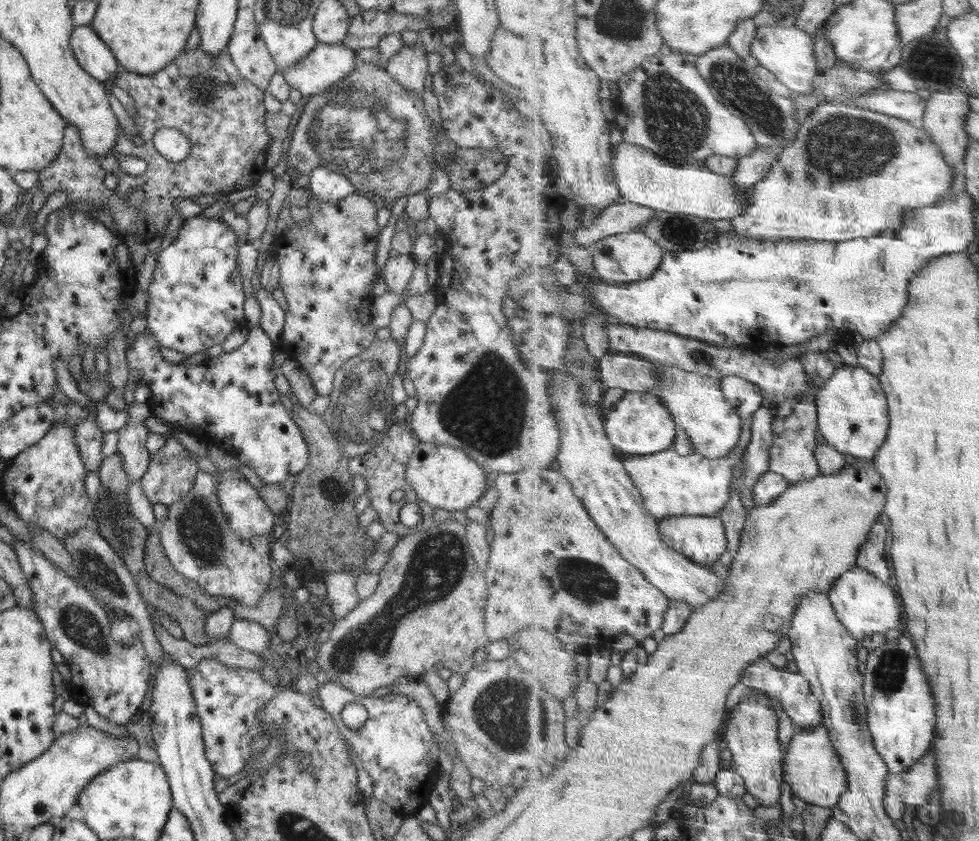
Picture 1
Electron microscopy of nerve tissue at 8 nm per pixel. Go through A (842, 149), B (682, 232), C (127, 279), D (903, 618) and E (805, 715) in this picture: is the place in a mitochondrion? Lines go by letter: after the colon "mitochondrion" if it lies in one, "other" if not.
A: mitochondrion
B: mitochondrion
C: other
D: other
E: other

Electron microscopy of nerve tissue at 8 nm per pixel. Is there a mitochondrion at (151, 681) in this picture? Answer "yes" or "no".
no

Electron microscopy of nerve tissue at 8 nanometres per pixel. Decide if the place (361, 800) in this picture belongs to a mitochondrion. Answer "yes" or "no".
no

